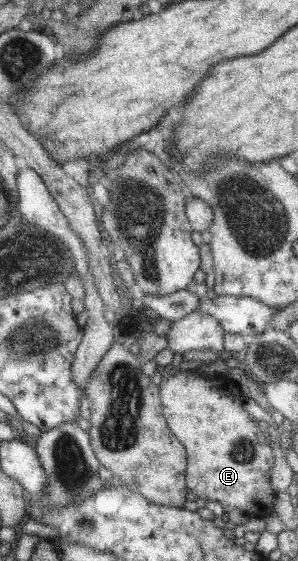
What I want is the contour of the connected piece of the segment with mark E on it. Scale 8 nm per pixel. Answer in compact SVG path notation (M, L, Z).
M191 370L173 371L158 385L161 415L167 421L171 433L185 447L187 457L185 485L188 491L194 493L196 497L219 503L225 509L225 513L231 509L239 509L247 516L265 518L273 515L273 499L277 493L272 490L269 483L273 454L257 422L243 411L246 397L235 385L233 381L227 379L221 381L205 379Z

